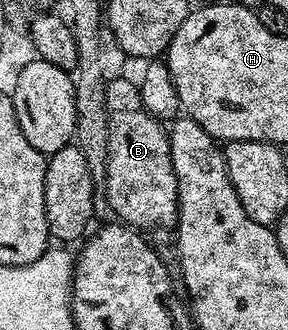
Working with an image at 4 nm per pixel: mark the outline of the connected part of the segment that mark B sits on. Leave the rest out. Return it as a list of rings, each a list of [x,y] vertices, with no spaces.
[[[119,78],[107,81],[106,110],[109,114],[109,209],[114,216],[116,212],[117,221],[137,230],[171,229],[180,207],[165,125],[142,106],[139,87]]]

